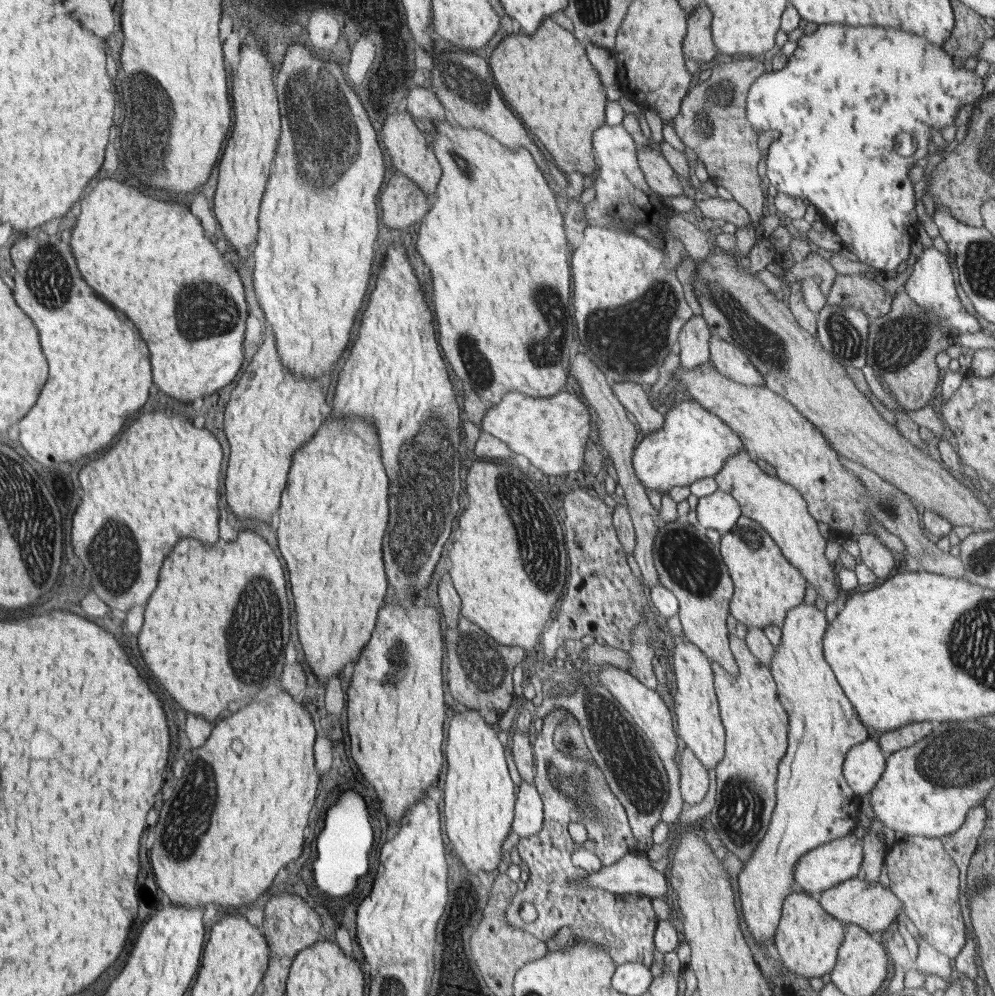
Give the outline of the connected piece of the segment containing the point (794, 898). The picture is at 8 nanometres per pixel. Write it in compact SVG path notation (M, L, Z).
M794 890L784 900L782 917L772 943L779 954L781 964L788 970L808 979L820 978L832 972L838 960L837 952L844 940L847 926L824 911L817 896Z

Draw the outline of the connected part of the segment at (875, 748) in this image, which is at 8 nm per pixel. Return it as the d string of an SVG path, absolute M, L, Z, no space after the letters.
M872 738L852 746L843 764L843 775L854 794L869 794L885 771L886 759L881 746Z

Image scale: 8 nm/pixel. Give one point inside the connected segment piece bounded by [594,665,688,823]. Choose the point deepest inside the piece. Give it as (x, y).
(649, 712)

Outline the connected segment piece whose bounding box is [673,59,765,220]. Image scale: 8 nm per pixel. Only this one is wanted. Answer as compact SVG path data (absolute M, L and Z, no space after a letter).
M742 60L714 65L710 78L695 85L682 99L680 112L673 118L674 130L685 146L694 150L708 171L712 187L723 186L731 192L733 200L742 205L751 220L761 218L764 213L764 194L760 187L761 177L758 175L758 163L762 154L758 148L758 137L754 128L746 118L747 96L752 83L764 73L764 65L759 61Z

